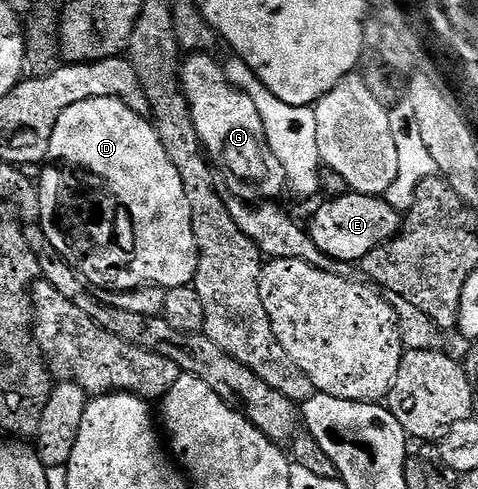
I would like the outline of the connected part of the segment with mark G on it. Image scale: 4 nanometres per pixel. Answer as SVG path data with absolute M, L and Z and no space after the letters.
M208 53L189 54L180 69L180 84L184 86L184 96L190 105L203 154L222 176L223 186L224 183L228 186L231 196L253 205L279 200L279 195L288 187L288 178L286 169L282 169L282 161L274 157L266 141L258 105L254 105L246 93L230 85L227 70L212 58Z

